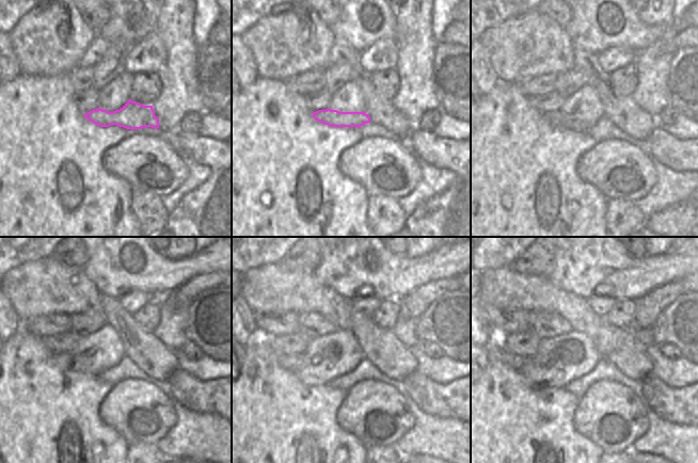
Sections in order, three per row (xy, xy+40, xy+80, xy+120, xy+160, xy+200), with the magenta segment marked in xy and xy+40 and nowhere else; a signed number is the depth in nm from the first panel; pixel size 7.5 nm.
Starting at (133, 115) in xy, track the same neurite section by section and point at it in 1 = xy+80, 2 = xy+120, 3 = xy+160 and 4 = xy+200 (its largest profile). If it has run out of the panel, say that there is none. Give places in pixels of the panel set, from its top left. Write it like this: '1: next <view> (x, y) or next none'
1: next xy+80 (557, 118)
2: next xy+120 (62, 360)
3: next xy+160 (289, 362)
4: next xy+200 (513, 361)

